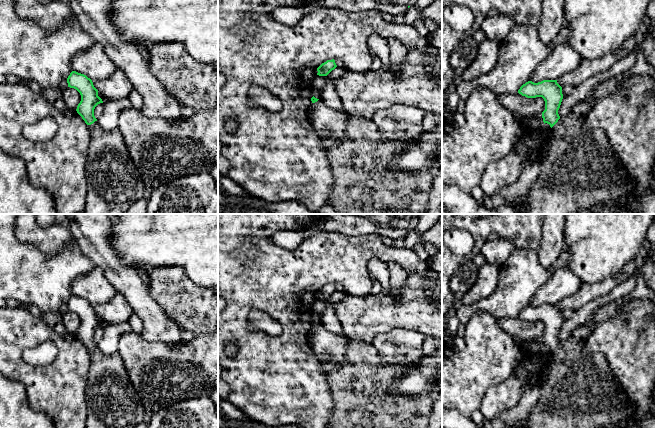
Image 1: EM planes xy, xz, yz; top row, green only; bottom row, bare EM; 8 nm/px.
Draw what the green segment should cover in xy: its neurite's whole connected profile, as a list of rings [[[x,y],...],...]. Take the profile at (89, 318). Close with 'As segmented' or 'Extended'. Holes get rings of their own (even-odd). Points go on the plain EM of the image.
[[[72,295],[67,302],[68,311],[76,313],[81,319],[81,325],[77,330],[77,337],[87,349],[93,348],[97,343],[94,340],[95,331],[103,327],[98,320],[98,314],[86,299]]]. As segmented

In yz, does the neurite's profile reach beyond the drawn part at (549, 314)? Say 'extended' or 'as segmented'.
as segmented

